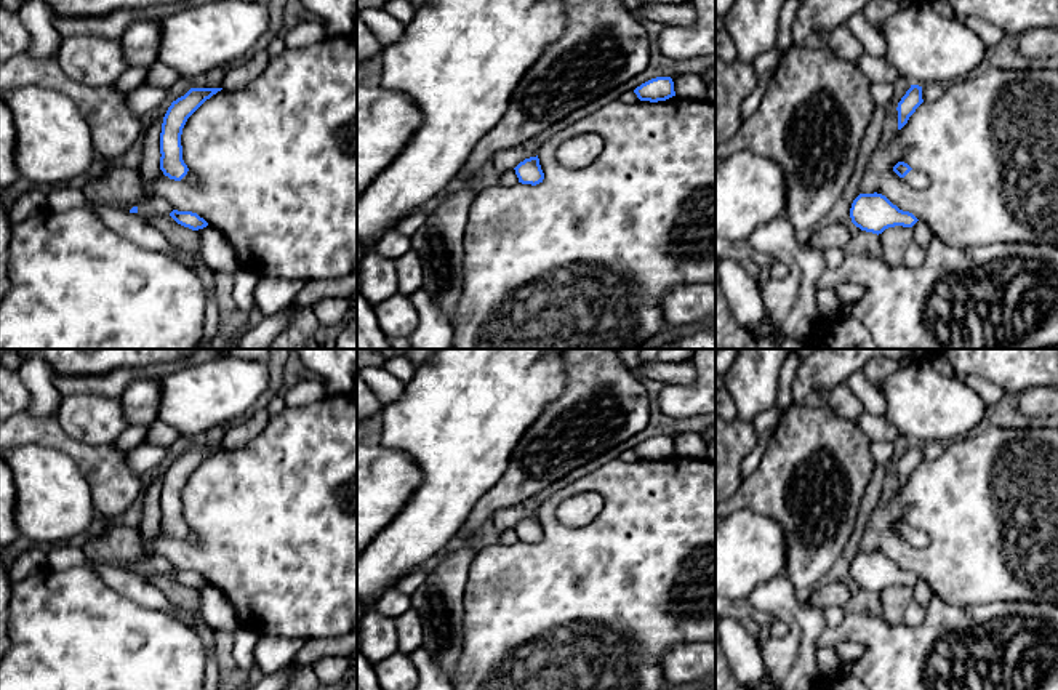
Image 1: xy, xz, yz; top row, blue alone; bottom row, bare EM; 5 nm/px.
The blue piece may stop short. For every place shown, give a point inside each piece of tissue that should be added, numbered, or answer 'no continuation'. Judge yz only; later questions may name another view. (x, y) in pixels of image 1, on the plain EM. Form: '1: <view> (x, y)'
1: yz (917, 538)

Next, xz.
no continuation

